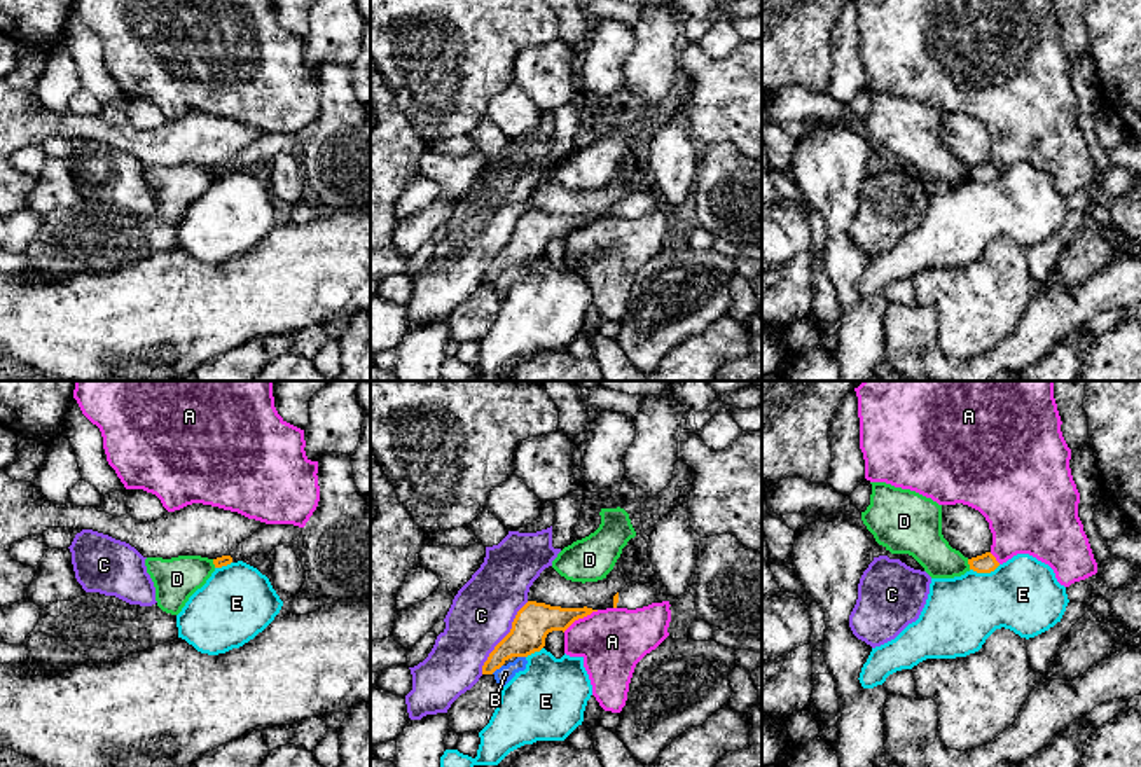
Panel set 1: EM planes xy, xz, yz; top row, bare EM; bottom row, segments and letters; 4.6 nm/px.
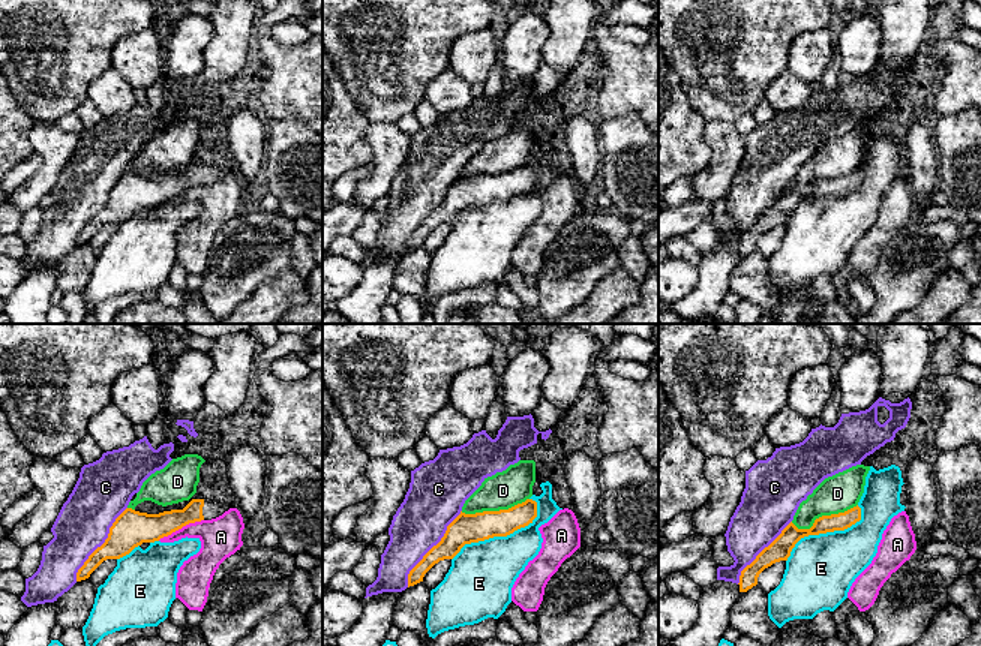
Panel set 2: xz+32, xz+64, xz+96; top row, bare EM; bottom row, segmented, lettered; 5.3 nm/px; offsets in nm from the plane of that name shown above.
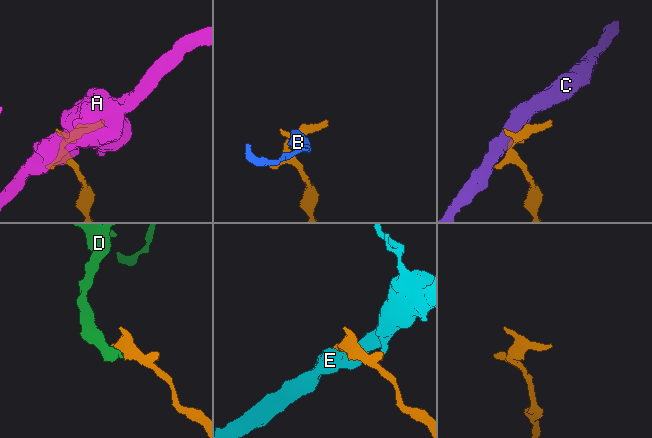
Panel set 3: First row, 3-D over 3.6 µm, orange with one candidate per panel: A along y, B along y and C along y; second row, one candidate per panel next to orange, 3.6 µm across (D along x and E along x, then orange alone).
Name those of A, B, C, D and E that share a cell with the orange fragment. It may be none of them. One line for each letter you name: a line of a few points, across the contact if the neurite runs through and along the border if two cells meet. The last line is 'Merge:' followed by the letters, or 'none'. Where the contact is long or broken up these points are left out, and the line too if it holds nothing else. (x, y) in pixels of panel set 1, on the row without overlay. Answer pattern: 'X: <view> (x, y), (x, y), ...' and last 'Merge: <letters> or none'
Merge: none

